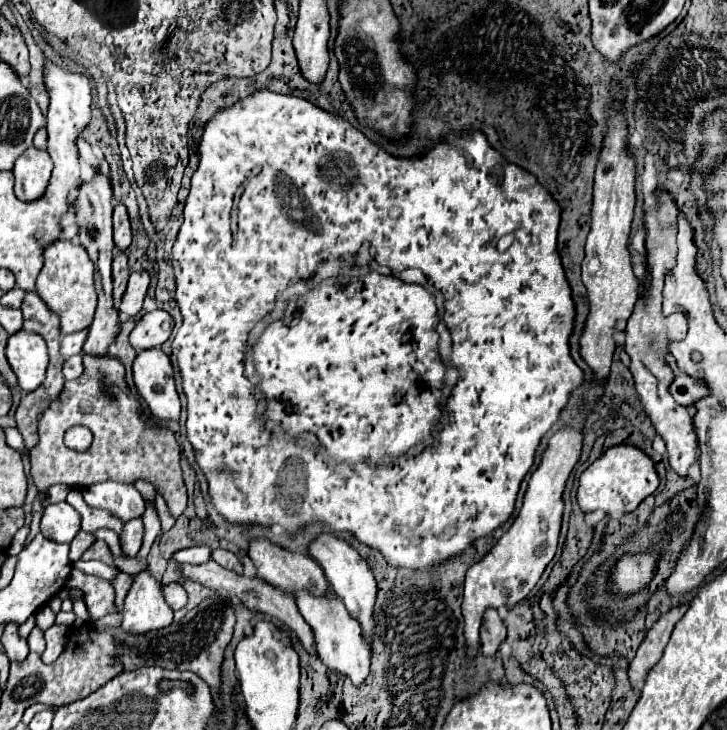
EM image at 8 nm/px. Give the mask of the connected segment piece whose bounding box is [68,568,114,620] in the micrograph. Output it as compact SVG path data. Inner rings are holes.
M74 568L68 578L68 586L70 584L84 592L84 602L88 606L92 620L98 620L98 618L114 612L114 588L108 580L102 580L96 576L86 576Z

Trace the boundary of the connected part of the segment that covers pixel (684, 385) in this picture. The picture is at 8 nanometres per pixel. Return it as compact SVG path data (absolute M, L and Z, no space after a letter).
M682 372L672 382L670 392L678 404L690 406L696 400L702 400L704 396L708 396L708 384L704 380L692 380L692 376L684 376Z

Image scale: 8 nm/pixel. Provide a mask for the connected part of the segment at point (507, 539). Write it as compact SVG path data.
M576 424L566 430L558 430L550 438L548 448L542 456L542 464L530 476L522 510L516 516L512 528L494 544L488 556L476 562L466 574L462 616L464 616L464 636L466 636L468 658L476 658L480 652L480 628L482 628L484 612L488 608L516 606L520 600L524 600L540 580L544 568L554 558L560 524L562 524L562 510L564 510L564 504L562 504L564 484L580 458L580 446L582 446L580 428L582 424Z

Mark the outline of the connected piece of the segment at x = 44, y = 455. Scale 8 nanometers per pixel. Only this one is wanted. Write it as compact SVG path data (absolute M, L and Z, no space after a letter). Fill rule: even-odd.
M84 354L82 360L84 360L84 374L80 378L64 384L62 394L58 396L56 402L50 404L50 408L42 414L42 420L38 424L40 440L30 450L30 464L32 464L30 474L34 478L36 488L42 492L52 484L66 484L70 488L84 490L84 488L98 484L98 482L104 482L104 480L116 480L122 484L134 484L136 480L146 480L156 488L156 494L160 494L166 500L170 514L174 518L178 518L188 504L188 496L186 496L186 486L184 486L182 470L180 470L180 446L178 446L174 434L164 426L148 428L144 424L140 404L132 396L126 380L124 380L124 366L118 358L114 358L114 356L86 356ZM76 424L88 426L94 434L94 442L86 452L68 450L62 442L64 432Z

